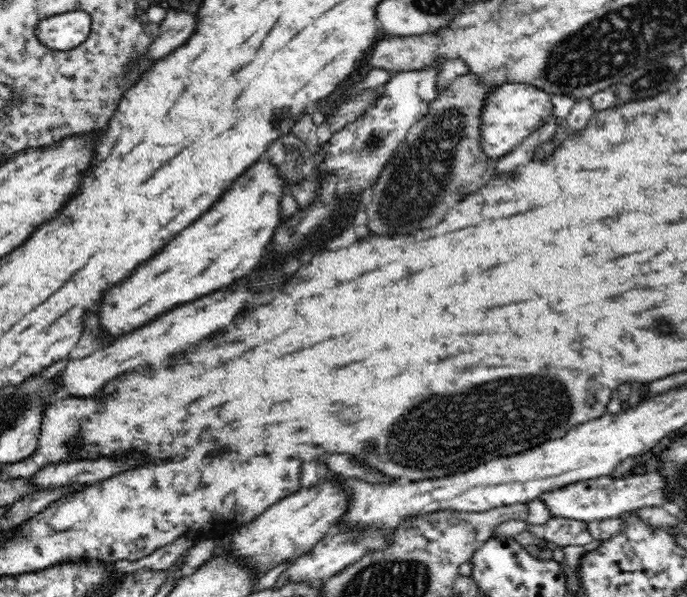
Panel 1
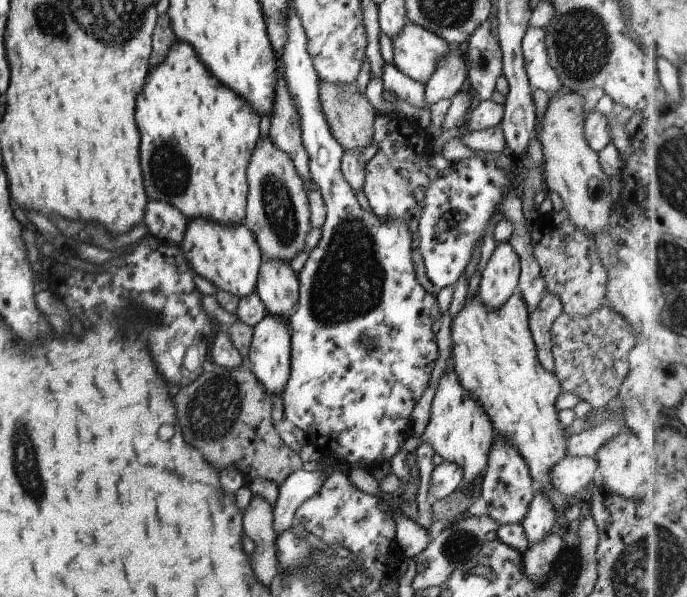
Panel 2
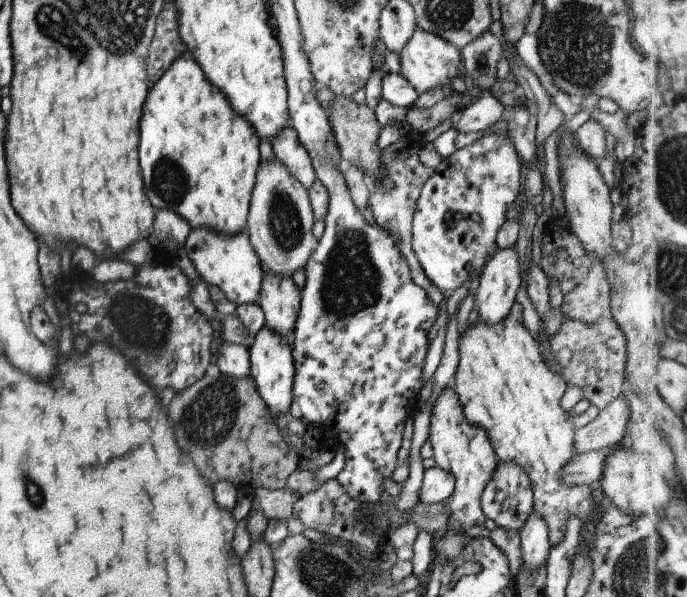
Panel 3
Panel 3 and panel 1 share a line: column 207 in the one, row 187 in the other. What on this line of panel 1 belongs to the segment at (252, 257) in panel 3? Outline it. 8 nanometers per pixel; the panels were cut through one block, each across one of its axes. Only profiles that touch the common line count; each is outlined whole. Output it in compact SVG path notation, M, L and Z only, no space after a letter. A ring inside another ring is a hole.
M261 158L254 163L240 178L230 185L230 188L220 196L214 206L191 226L184 228L178 236L164 246L159 252L138 266L130 278L120 282L120 286L114 286L106 296L98 312L100 323L107 332L116 339L128 331L138 328L140 324L146 324L148 320L156 318L156 314L166 312L168 308L174 308L176 304L184 304L190 300L196 300L204 294L210 294L214 290L220 290L234 280L242 278L254 271L266 254L266 246L272 243L274 232L281 225L280 202L286 192L280 169L272 160Z

